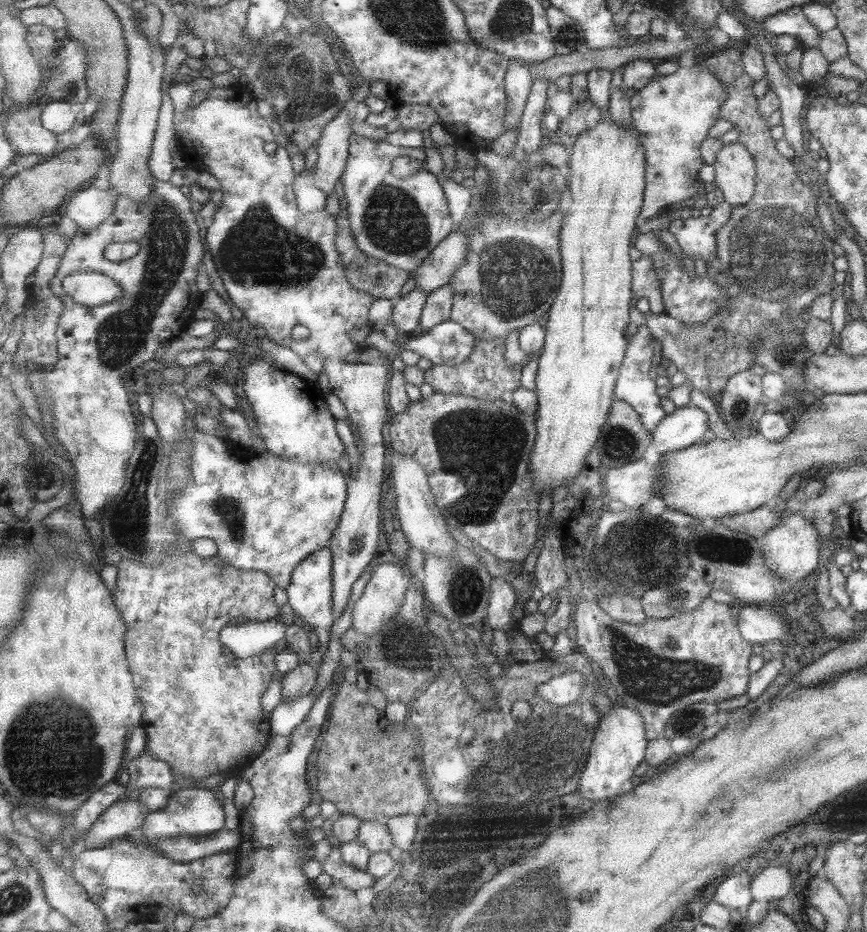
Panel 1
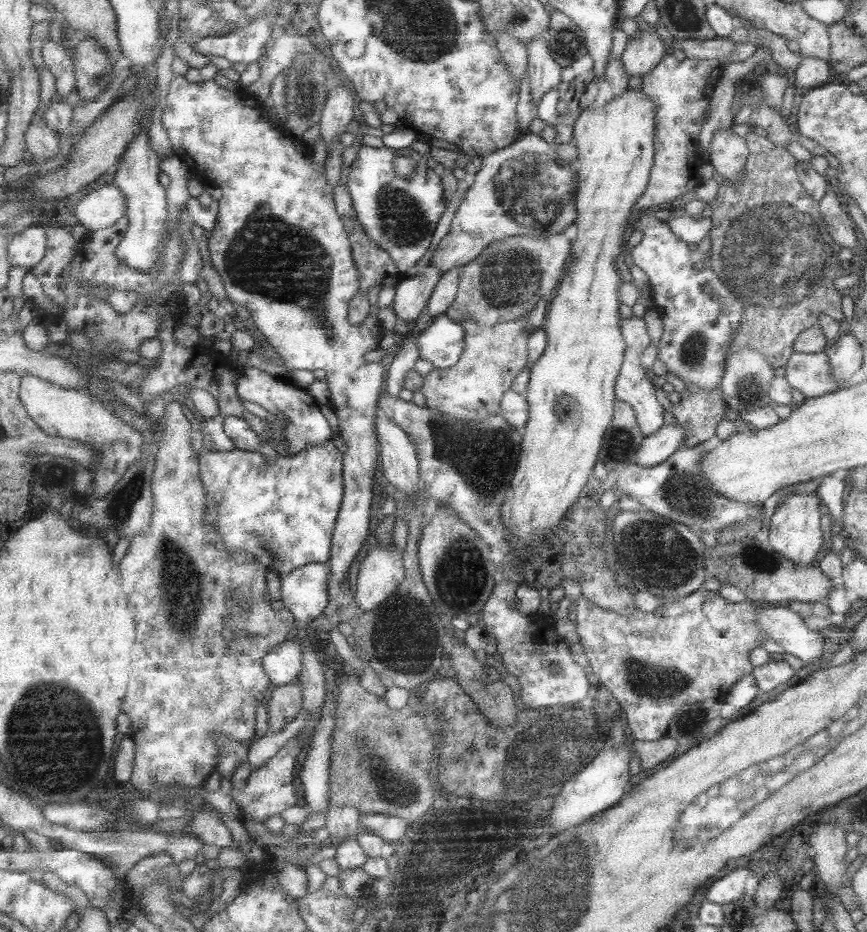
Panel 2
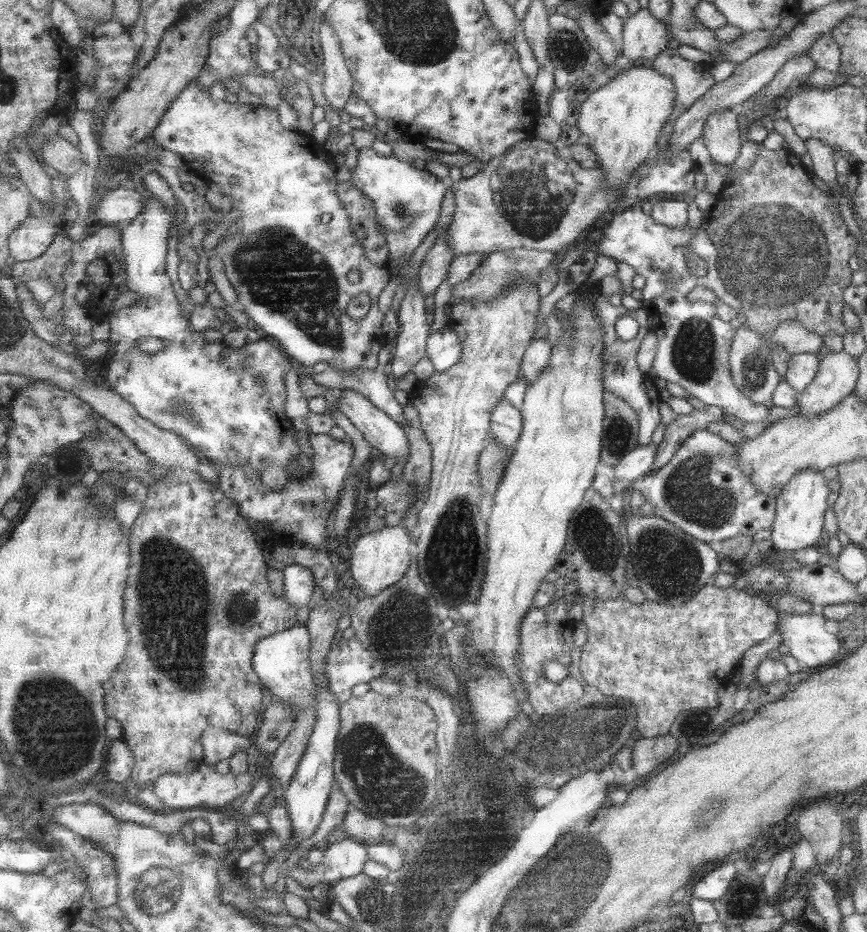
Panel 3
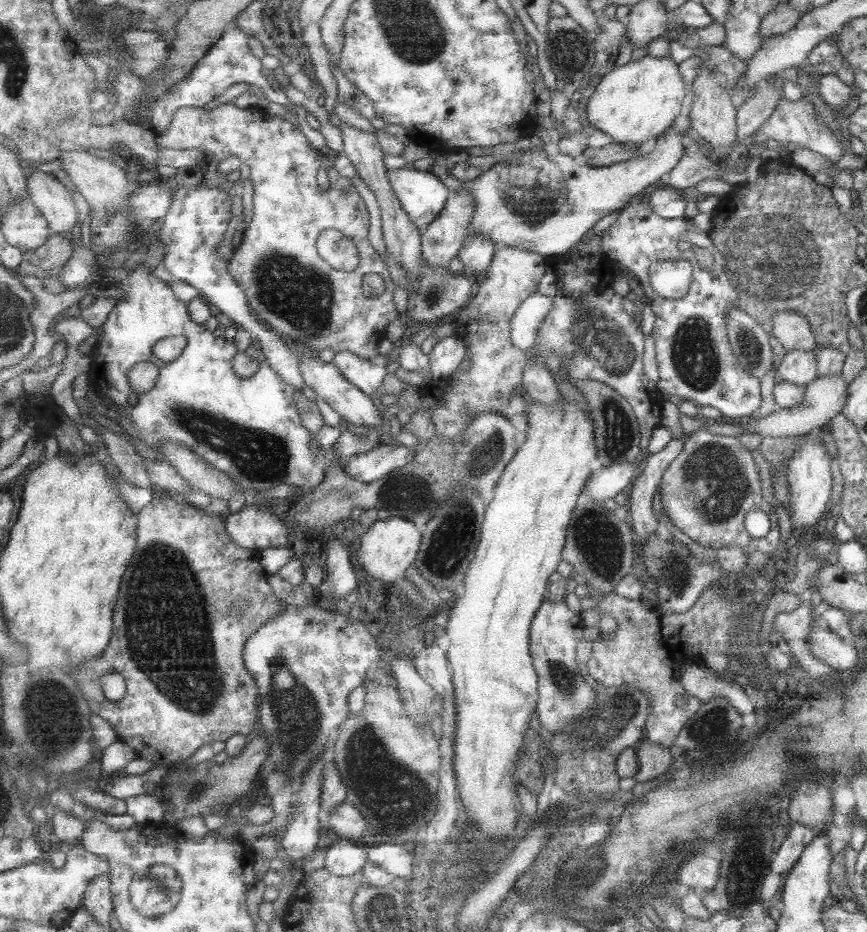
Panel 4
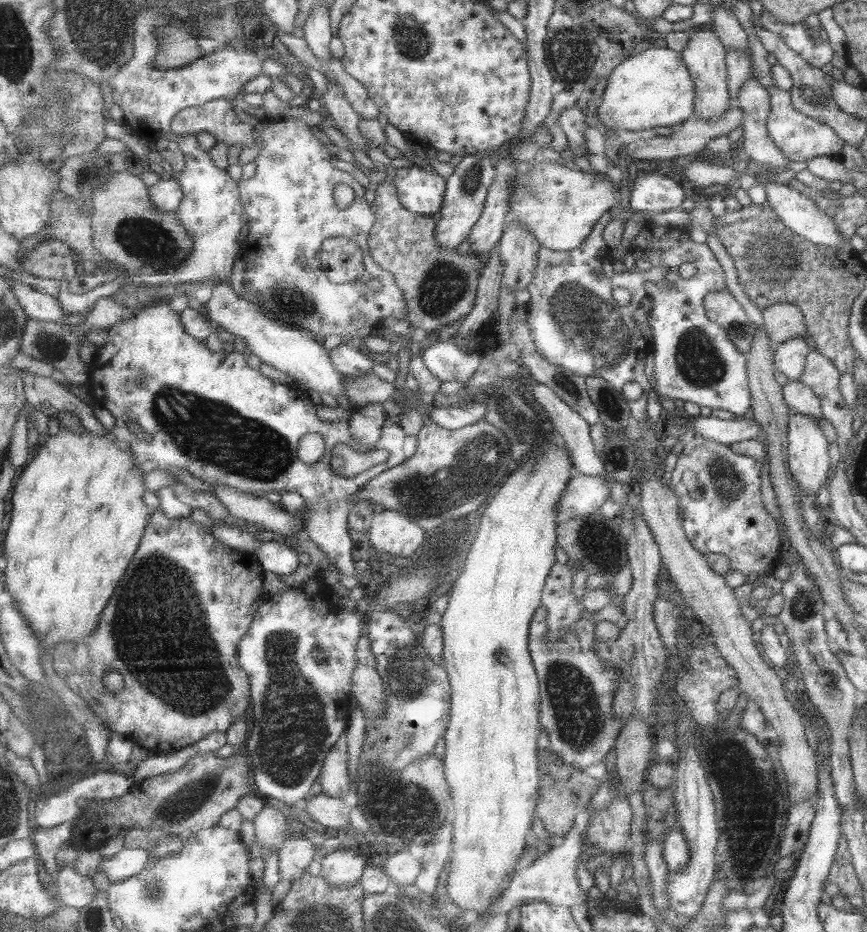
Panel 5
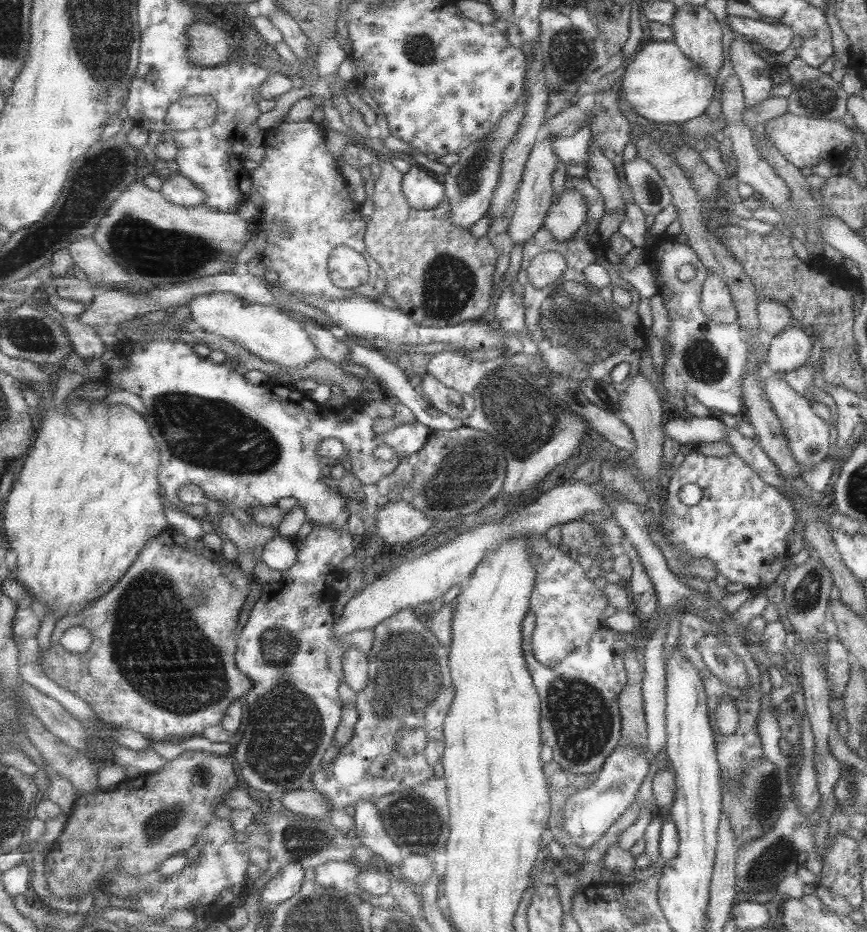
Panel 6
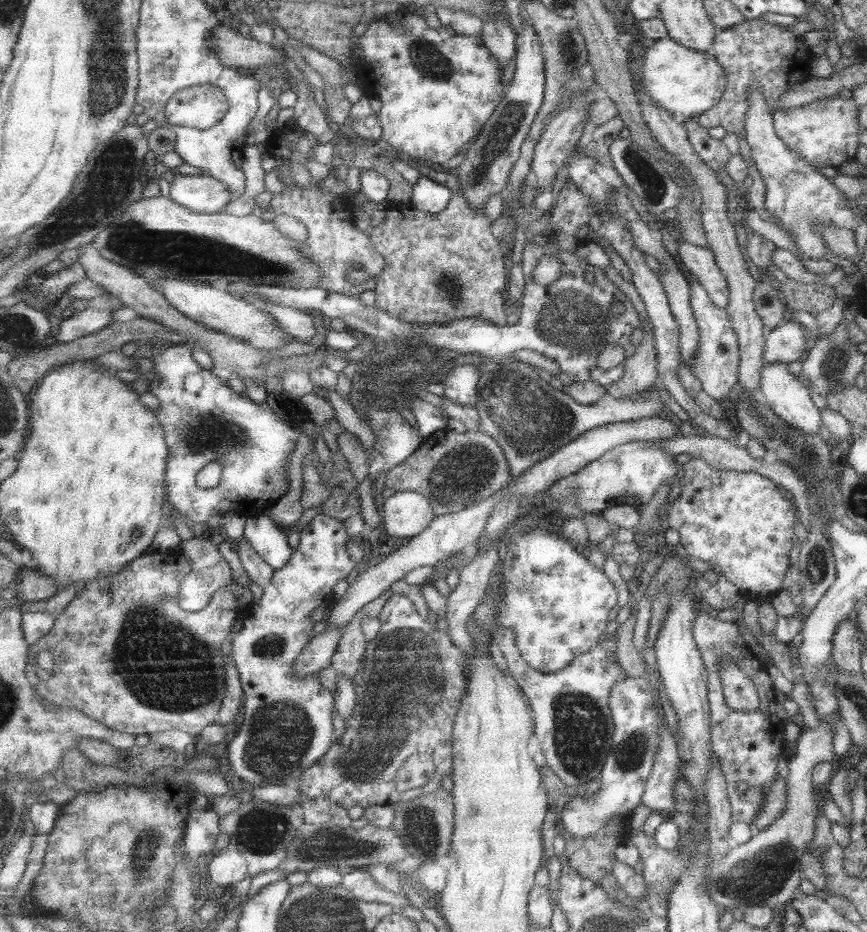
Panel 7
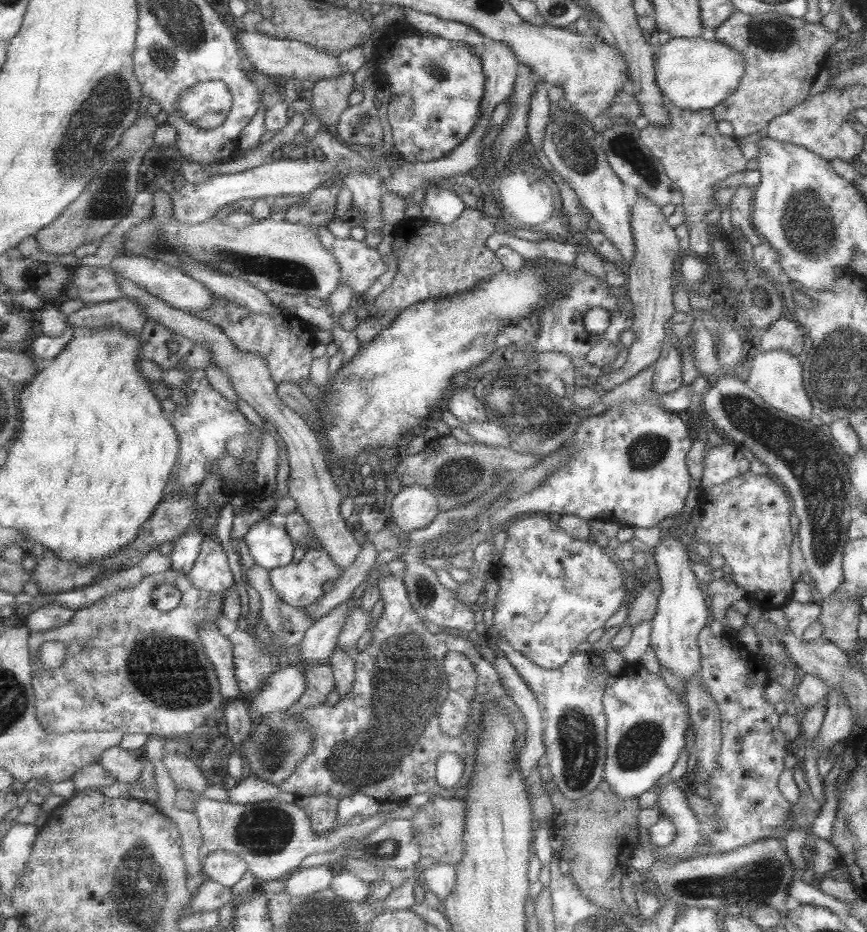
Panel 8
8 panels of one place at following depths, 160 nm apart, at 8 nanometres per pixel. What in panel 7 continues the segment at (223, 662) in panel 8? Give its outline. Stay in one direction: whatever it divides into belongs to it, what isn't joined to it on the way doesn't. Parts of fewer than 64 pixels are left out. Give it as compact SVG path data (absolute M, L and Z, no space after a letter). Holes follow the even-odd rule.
M230 653L226 655L226 677L228 689L222 702L217 724L231 726L231 724L240 722L245 696L242 682L239 680L238 670Z

